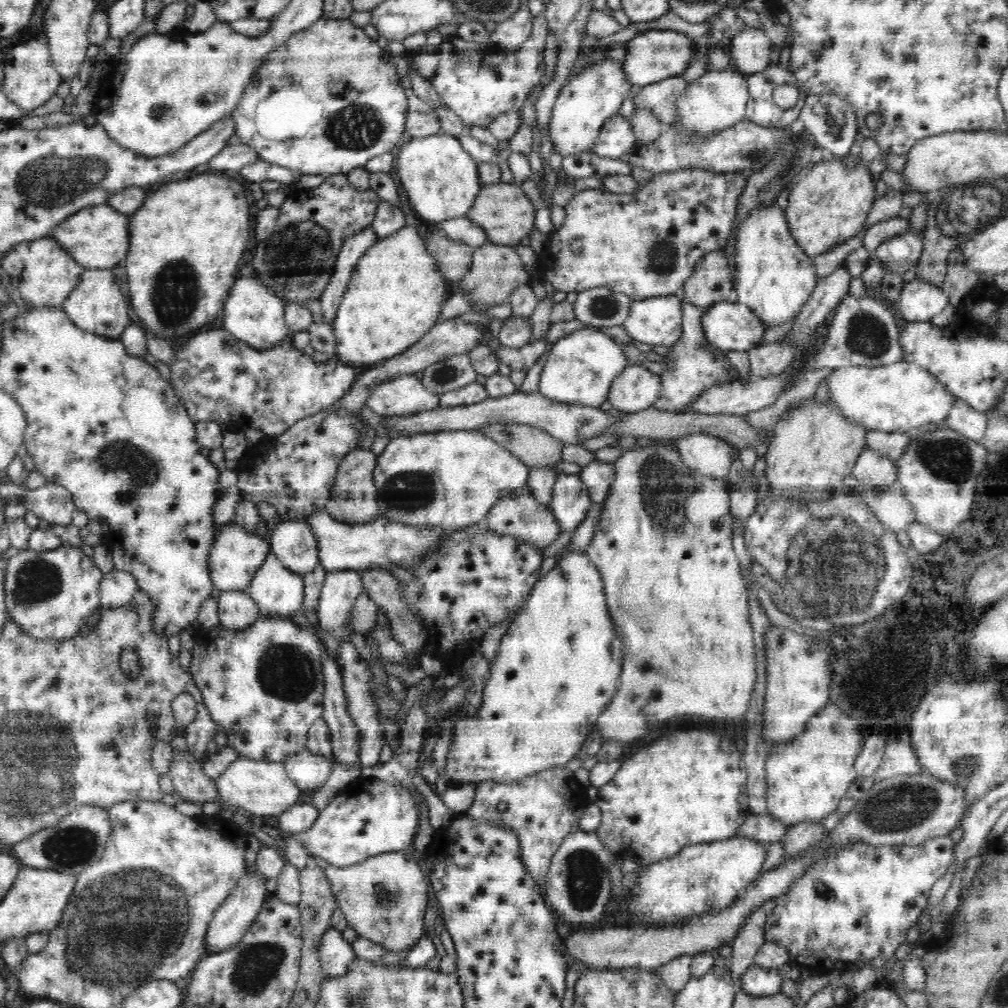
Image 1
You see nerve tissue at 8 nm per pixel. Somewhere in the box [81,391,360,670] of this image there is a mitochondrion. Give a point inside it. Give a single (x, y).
(123, 457)

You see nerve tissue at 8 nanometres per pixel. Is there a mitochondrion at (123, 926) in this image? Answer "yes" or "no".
yes

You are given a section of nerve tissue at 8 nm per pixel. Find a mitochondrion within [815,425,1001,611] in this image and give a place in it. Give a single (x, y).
(950, 460)

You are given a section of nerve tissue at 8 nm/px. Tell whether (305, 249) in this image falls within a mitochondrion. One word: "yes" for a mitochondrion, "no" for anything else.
yes

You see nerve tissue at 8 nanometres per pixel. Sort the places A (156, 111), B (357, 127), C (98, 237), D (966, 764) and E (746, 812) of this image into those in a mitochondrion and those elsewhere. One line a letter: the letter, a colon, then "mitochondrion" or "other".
A: mitochondrion
B: mitochondrion
C: other
D: mitochondrion
E: other

